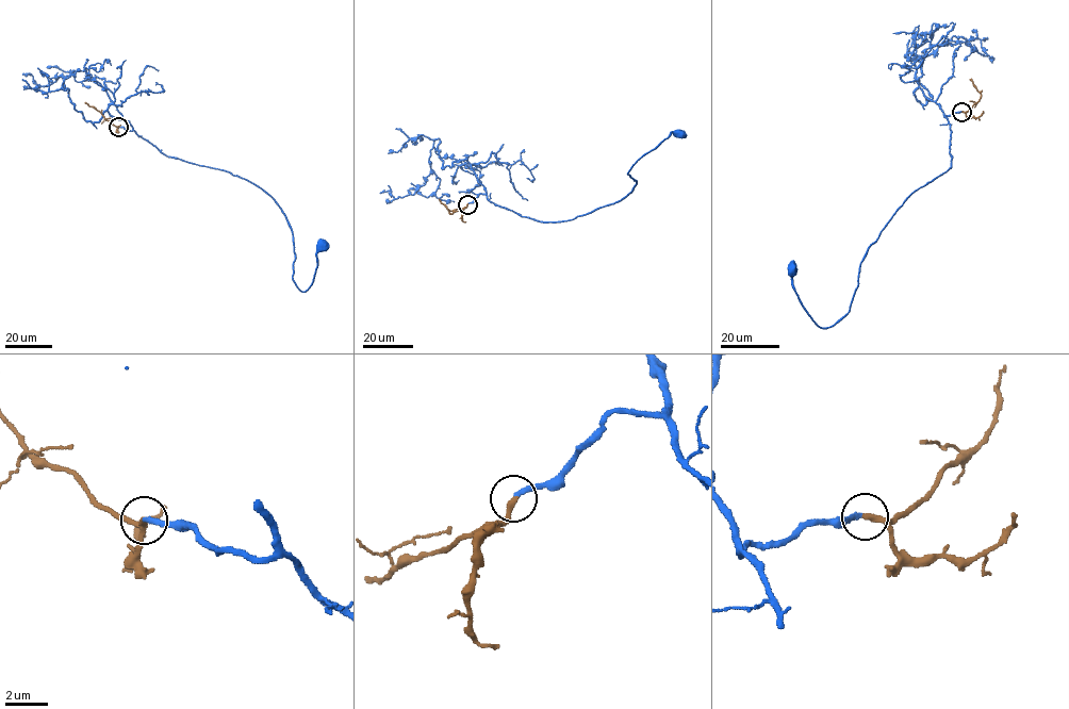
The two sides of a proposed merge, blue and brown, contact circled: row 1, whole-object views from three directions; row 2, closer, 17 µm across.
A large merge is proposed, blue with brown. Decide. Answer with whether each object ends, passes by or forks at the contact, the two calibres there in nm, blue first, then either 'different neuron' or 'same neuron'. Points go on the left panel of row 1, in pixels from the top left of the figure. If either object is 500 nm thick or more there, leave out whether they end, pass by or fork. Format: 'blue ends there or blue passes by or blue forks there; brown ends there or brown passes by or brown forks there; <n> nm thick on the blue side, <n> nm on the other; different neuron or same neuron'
blue ends there; brown ends there; 240 nm thick on the blue side, 280 nm on the other; same neuron

